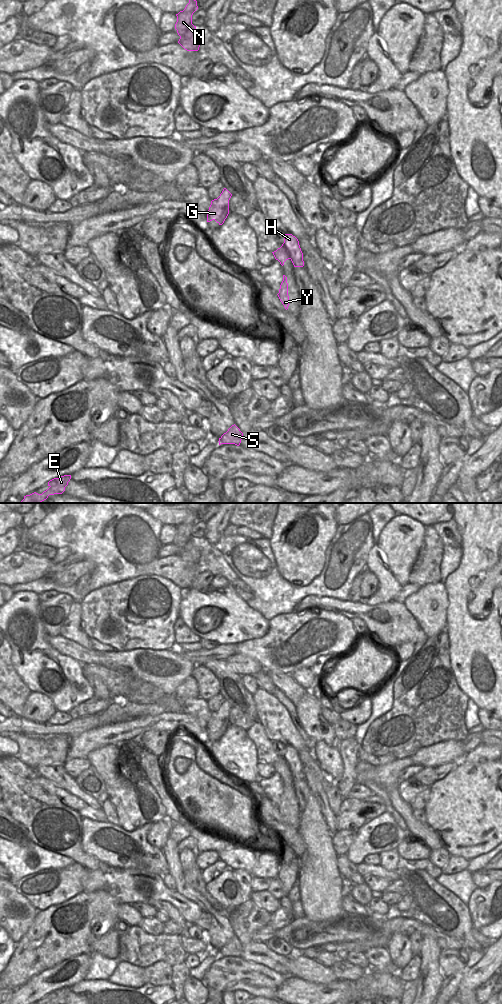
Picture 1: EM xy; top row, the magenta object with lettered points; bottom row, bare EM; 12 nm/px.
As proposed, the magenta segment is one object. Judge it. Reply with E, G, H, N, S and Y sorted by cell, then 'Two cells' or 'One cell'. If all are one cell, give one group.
Groups: E G N S / H Y. Two cells.

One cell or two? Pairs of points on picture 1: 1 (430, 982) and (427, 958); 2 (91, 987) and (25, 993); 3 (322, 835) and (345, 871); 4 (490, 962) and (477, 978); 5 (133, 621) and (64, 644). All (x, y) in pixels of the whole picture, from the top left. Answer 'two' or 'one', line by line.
1: one
2: two
3: two
4: one
5: two

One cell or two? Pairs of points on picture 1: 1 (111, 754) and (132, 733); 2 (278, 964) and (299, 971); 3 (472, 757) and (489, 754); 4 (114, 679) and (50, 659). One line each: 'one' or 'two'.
1: two
2: two
3: one
4: two

